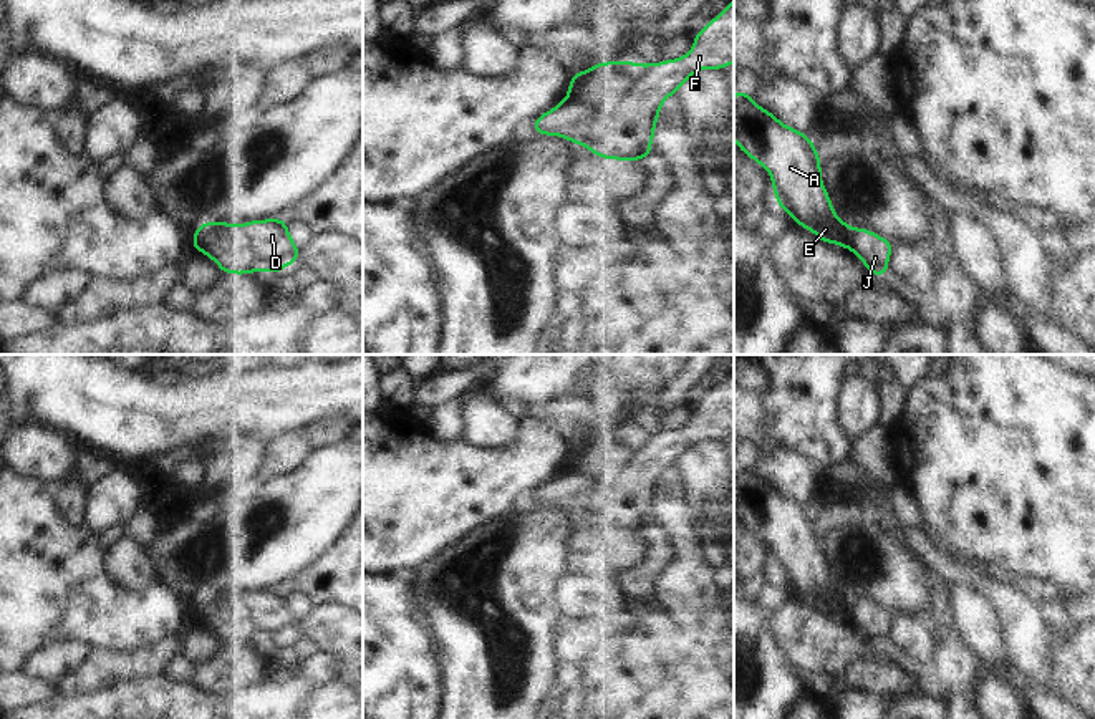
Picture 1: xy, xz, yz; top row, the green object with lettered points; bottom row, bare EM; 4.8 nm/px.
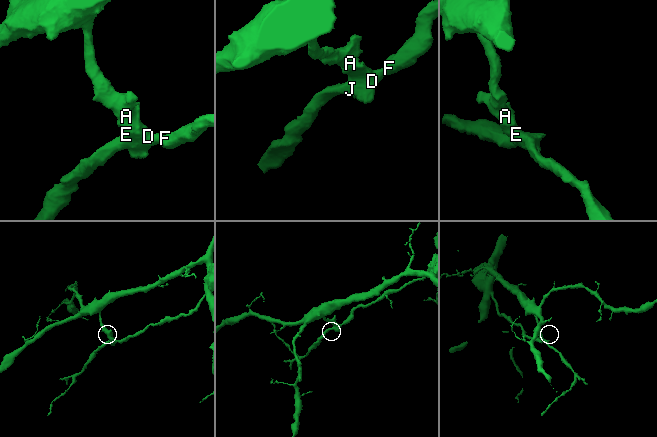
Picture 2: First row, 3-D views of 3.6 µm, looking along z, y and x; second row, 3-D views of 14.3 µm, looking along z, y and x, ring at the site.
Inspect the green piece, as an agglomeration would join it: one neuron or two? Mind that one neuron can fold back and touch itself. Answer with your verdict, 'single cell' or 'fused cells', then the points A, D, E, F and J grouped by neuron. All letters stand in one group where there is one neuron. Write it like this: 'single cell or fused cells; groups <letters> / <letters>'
fused cells; groups A E / D F J

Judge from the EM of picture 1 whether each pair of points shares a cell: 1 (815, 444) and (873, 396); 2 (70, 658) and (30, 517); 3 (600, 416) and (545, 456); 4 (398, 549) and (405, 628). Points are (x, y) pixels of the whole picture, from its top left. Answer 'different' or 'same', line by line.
1: different
2: different
3: different
4: different

